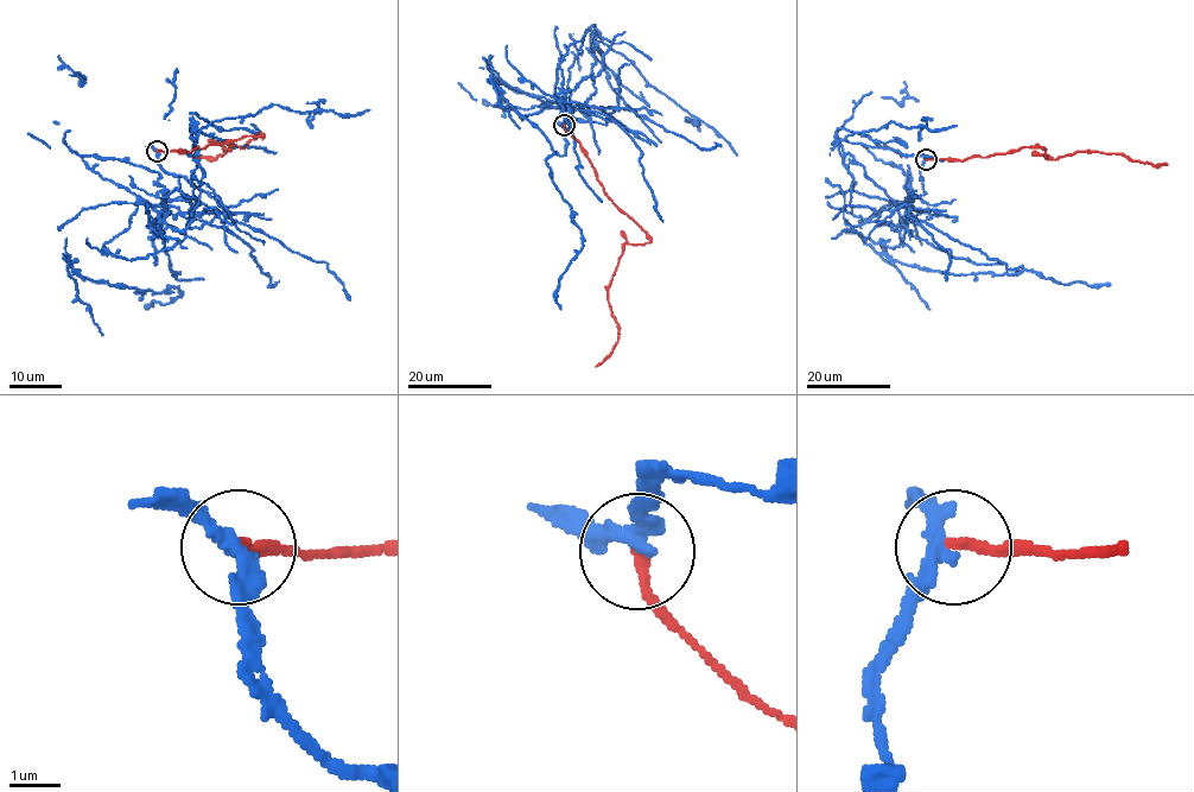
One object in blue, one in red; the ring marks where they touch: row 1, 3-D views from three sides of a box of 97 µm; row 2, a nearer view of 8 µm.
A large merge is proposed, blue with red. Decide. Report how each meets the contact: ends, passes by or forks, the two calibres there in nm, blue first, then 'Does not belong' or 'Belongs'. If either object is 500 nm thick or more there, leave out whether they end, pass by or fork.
At the ring blue passes by. At the ring red ends. Thickness 260 nm (blue) against 220 nm. Does not belong

